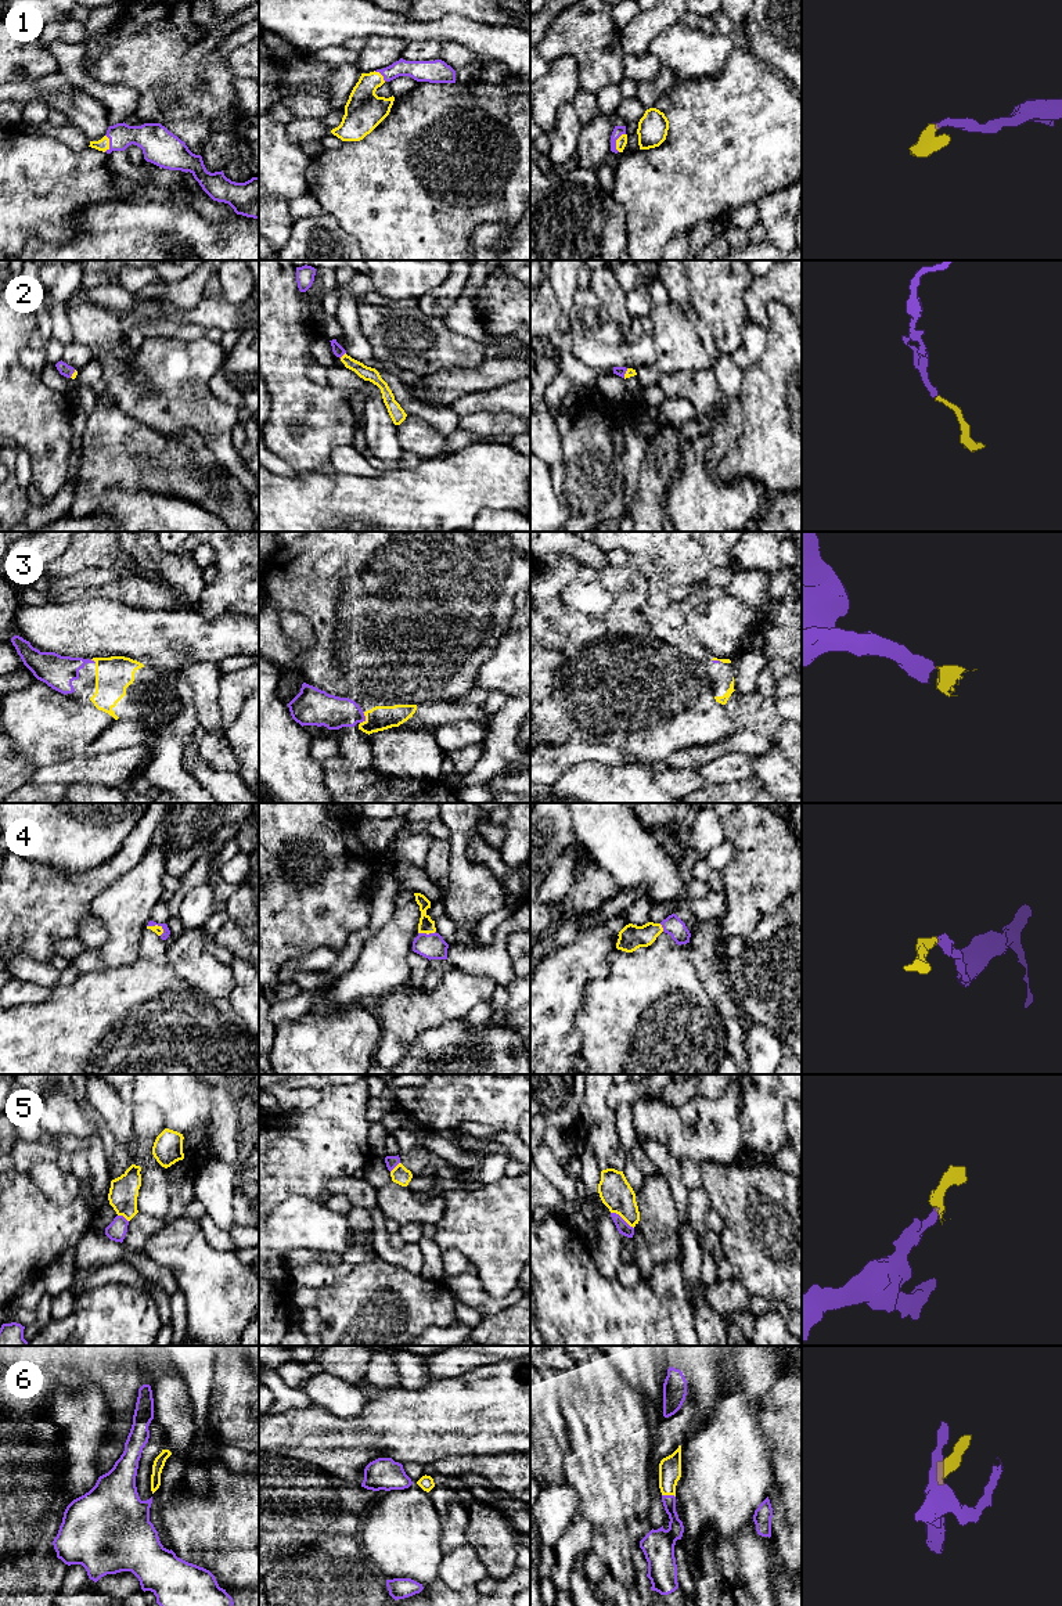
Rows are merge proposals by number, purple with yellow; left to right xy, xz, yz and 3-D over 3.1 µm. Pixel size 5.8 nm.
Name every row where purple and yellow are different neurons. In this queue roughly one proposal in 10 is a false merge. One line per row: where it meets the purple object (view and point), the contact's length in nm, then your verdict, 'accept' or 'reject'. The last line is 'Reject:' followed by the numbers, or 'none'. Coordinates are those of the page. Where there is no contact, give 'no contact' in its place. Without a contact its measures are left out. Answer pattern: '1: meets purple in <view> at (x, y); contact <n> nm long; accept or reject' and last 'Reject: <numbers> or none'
1: meets purple in yz at (615, 141); contact 120 nm long; accept
2: meets purple in xz at (342, 355); contact 50 nm long; accept
3: meets purple in xz at (364, 719); contact 70 nm long; accept
4: meets purple in xz at (425, 933); contact 110 nm long; accept
5: meets purple in yz at (620, 1217); contact 170 nm long; reject
6: meets purple in yz at (669, 1495); contact 80 nm long; accept
Reject: 5

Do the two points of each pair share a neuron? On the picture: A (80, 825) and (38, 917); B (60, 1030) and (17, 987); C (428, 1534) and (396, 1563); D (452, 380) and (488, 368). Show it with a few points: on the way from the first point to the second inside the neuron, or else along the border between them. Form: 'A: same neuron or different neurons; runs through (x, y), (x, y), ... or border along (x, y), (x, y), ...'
A: different neurons; border along (29, 860), (69, 872), (93, 868)
B: different neurons; border along (51, 989), (44, 1000), (14, 1008)
C: same neuron; runs through (420, 1540), (404, 1555)
D: same neuron; runs through (460, 380), (476, 380), (479, 377)

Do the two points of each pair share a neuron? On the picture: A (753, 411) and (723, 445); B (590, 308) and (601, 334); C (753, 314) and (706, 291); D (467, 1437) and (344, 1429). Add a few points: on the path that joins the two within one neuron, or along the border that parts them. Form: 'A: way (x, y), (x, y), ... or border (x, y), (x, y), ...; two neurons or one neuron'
A: border (737, 398), (742, 416); two neurons
B: way (590, 314), (598, 327); one neuron
C: border (752, 280), (745, 294), (746, 317); two neurons
D: way (436, 1430), (374, 1430); one neuron

